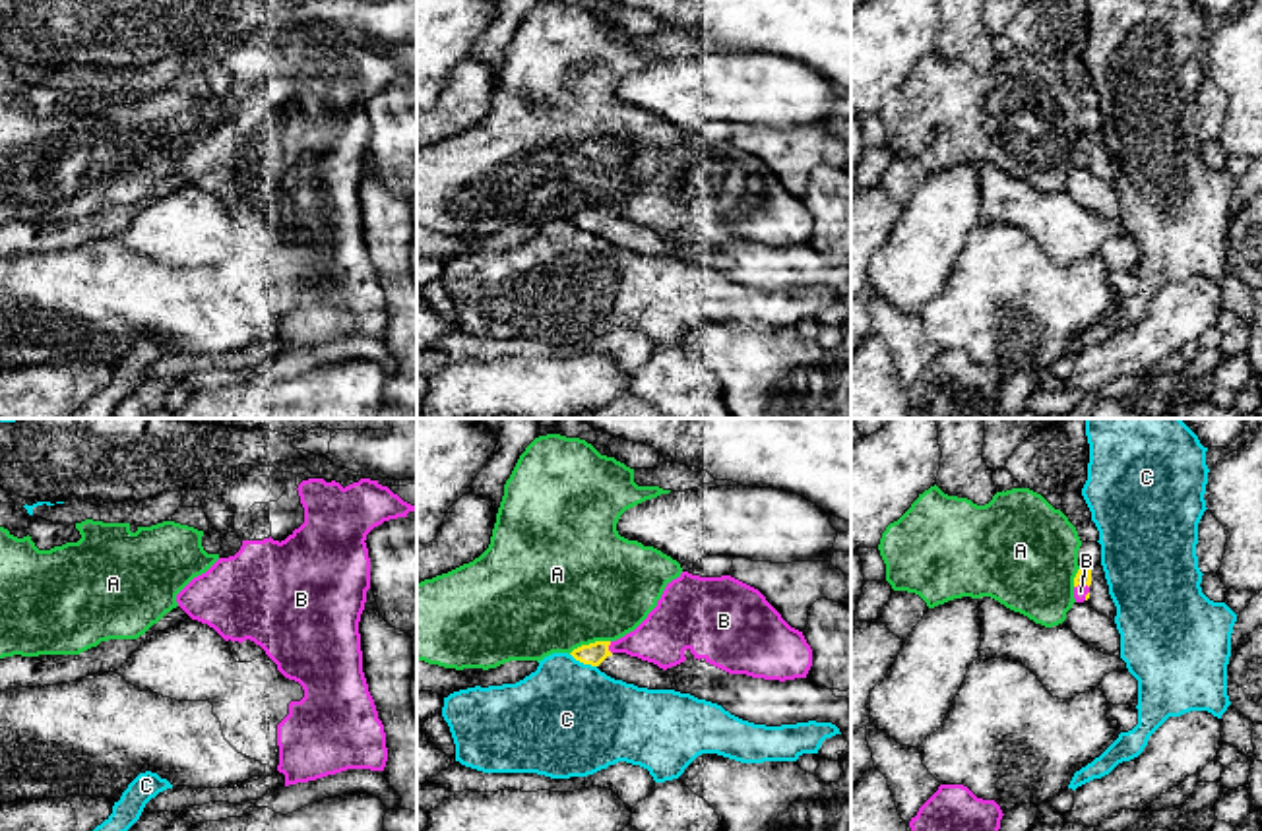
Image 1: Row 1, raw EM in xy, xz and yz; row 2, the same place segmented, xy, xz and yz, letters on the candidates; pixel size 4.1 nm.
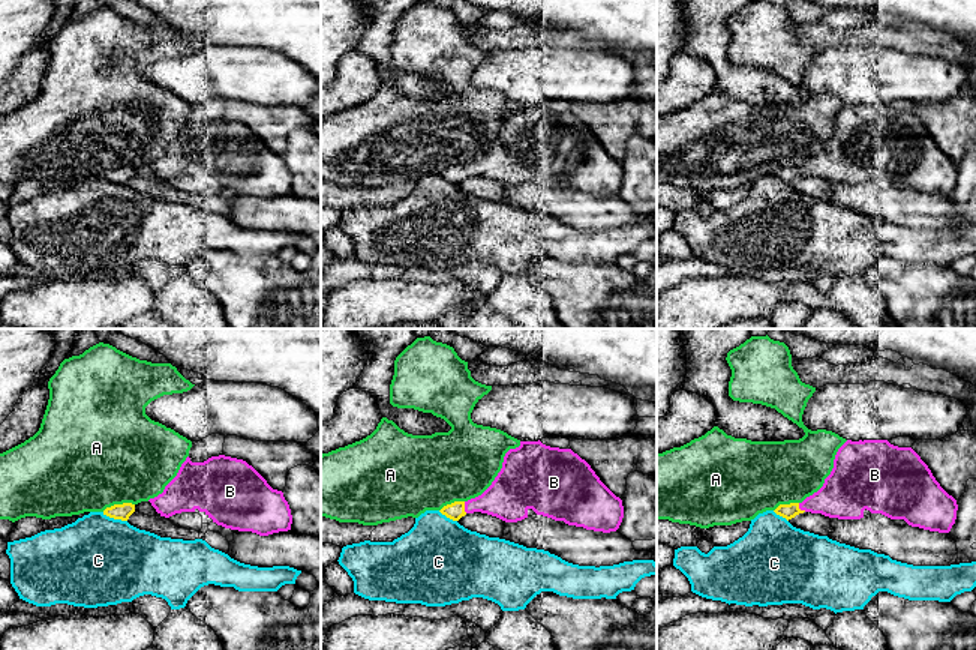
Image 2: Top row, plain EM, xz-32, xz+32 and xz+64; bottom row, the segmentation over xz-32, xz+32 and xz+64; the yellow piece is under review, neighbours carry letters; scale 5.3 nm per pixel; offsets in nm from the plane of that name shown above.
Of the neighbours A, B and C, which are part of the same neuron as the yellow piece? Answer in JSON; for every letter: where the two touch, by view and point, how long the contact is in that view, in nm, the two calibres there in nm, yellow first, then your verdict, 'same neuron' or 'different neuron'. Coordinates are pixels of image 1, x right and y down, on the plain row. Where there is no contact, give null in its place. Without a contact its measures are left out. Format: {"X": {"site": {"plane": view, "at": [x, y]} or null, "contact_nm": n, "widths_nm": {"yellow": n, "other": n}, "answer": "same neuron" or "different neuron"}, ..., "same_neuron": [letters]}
{"A": {"site": {"plane": "xz", "at": [590, 210]}, "contact_nm": 190, "widths_nm": {"yellow": 90, "other": 500}, "answer": "different neuron"}, "B": {"site": {"plane": "xz", "at": [607, 214]}, "contact_nm": 60, "widths_nm": {"yellow": 90, "other": 220}, "answer": "same neuron"}, "C": {"site": {"plane": "xz", "at": [584, 229]}, "contact_nm": 130, "widths_nm": {"yellow": 90, "other": 480}, "answer": "different neuron"}, "same_neuron": ["B"]}

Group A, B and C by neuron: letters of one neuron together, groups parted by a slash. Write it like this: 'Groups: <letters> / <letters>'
Groups: A / B / C

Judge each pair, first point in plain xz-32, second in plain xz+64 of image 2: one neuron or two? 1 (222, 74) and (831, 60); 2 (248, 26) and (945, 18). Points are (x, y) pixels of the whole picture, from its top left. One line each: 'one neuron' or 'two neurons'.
1: one neuron
2: one neuron

